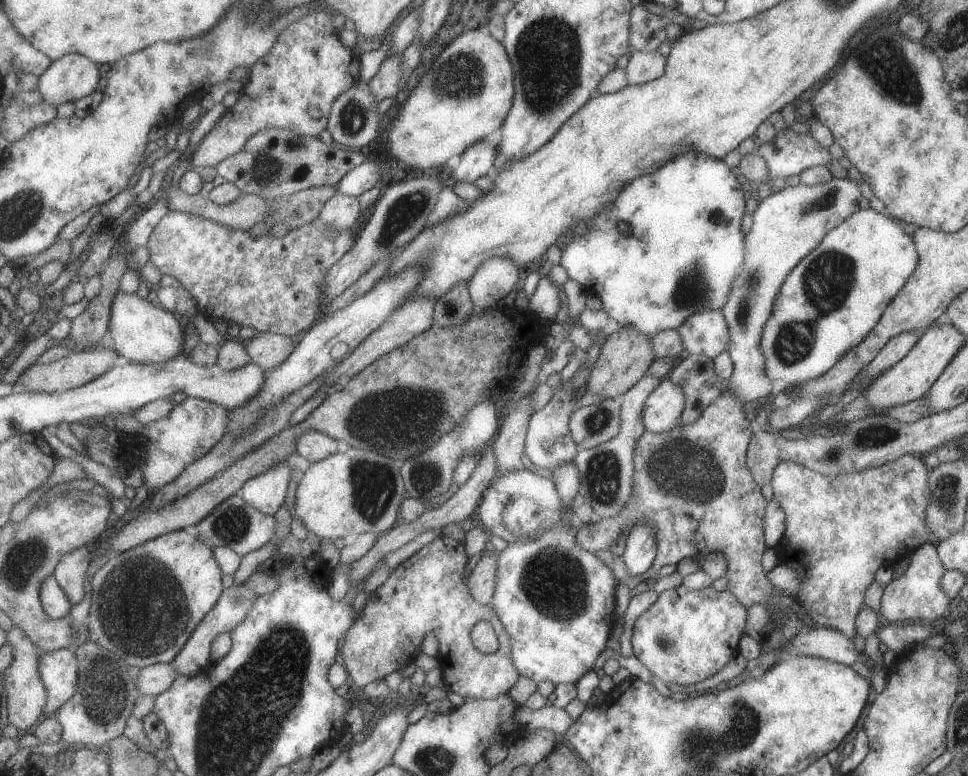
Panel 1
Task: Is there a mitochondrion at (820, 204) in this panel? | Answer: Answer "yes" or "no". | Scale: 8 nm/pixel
yes

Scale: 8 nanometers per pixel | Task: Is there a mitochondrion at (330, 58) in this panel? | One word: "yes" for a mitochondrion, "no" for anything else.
no

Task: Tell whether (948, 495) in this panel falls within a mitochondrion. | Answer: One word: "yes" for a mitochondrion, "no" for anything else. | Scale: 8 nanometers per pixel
yes

